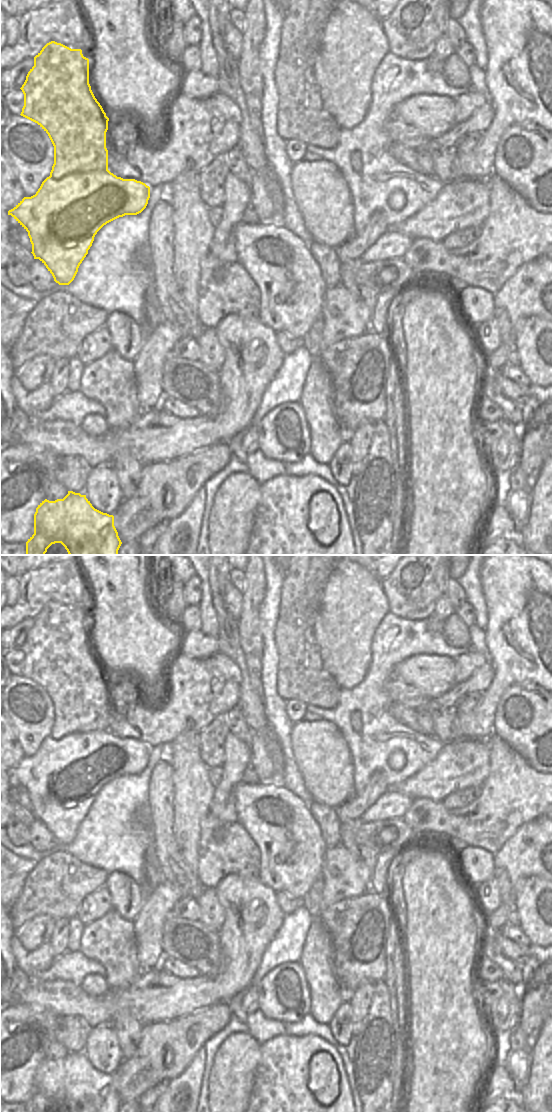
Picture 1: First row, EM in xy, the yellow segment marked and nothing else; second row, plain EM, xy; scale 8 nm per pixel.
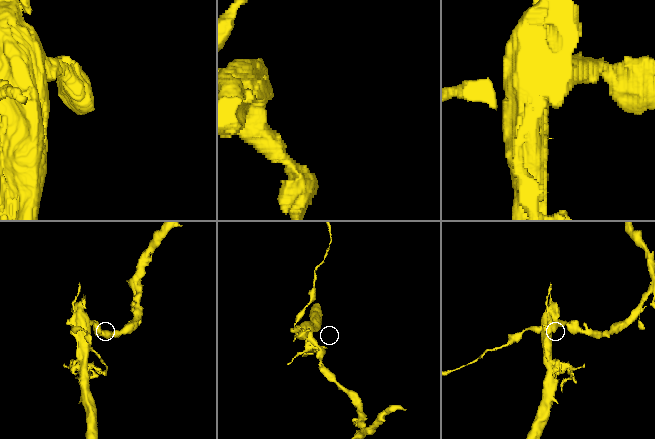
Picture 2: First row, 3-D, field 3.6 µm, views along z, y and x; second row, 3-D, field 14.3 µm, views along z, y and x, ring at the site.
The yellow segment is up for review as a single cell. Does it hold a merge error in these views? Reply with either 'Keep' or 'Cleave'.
Cleave.

